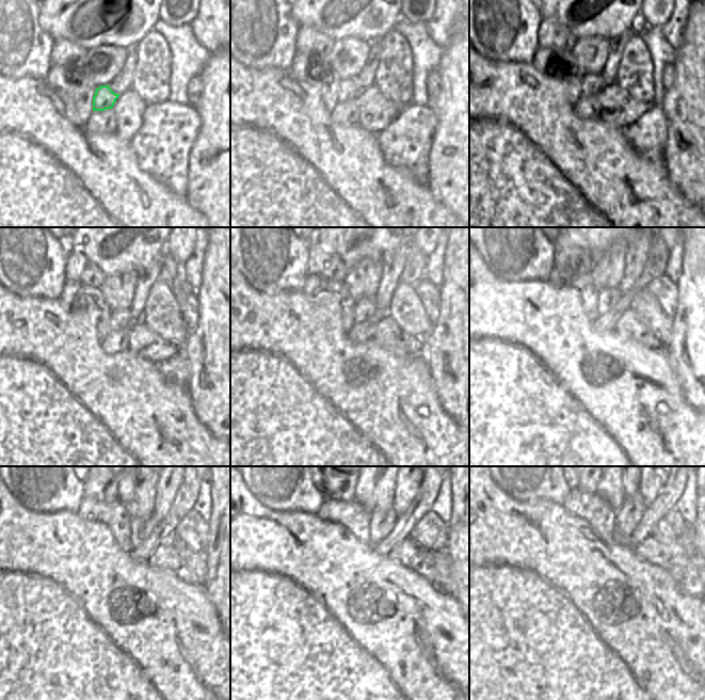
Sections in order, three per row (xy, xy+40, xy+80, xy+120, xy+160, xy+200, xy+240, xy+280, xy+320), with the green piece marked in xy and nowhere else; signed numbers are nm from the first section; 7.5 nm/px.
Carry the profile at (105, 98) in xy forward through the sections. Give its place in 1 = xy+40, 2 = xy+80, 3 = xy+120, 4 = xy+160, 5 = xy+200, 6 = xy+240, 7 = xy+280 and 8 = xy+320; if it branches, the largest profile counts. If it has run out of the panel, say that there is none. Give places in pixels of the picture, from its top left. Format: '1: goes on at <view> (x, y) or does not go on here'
1: goes on at xy+40 (348, 91)
2: goes on at xy+80 (591, 84)
3: goes on at xy+120 (119, 319)
4: goes on at xy+160 (365, 307)
5: goes on at xy+200 (608, 299)
6: goes on at xy+240 (141, 528)
7: goes on at xy+280 (382, 522)
8: goes on at xy+320 (628, 515)

